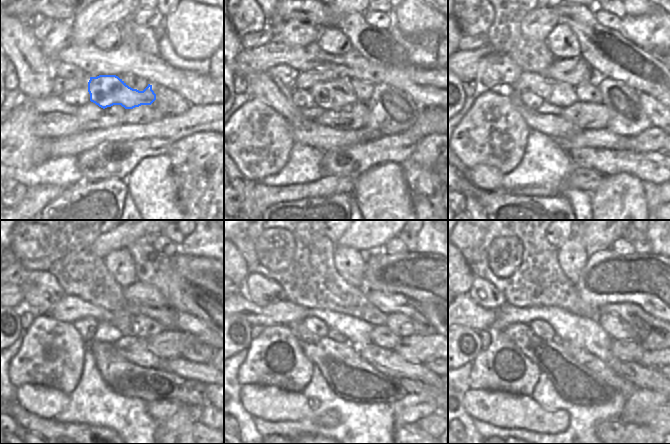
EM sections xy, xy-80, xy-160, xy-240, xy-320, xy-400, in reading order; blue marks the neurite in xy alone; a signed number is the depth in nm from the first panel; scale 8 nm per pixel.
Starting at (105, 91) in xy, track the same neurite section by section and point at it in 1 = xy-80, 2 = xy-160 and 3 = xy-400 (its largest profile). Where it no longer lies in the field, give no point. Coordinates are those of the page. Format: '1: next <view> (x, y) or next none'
1: next xy-80 (329, 95)
2: next xy-160 (560, 94)
3: next xy-400 (468, 314)

